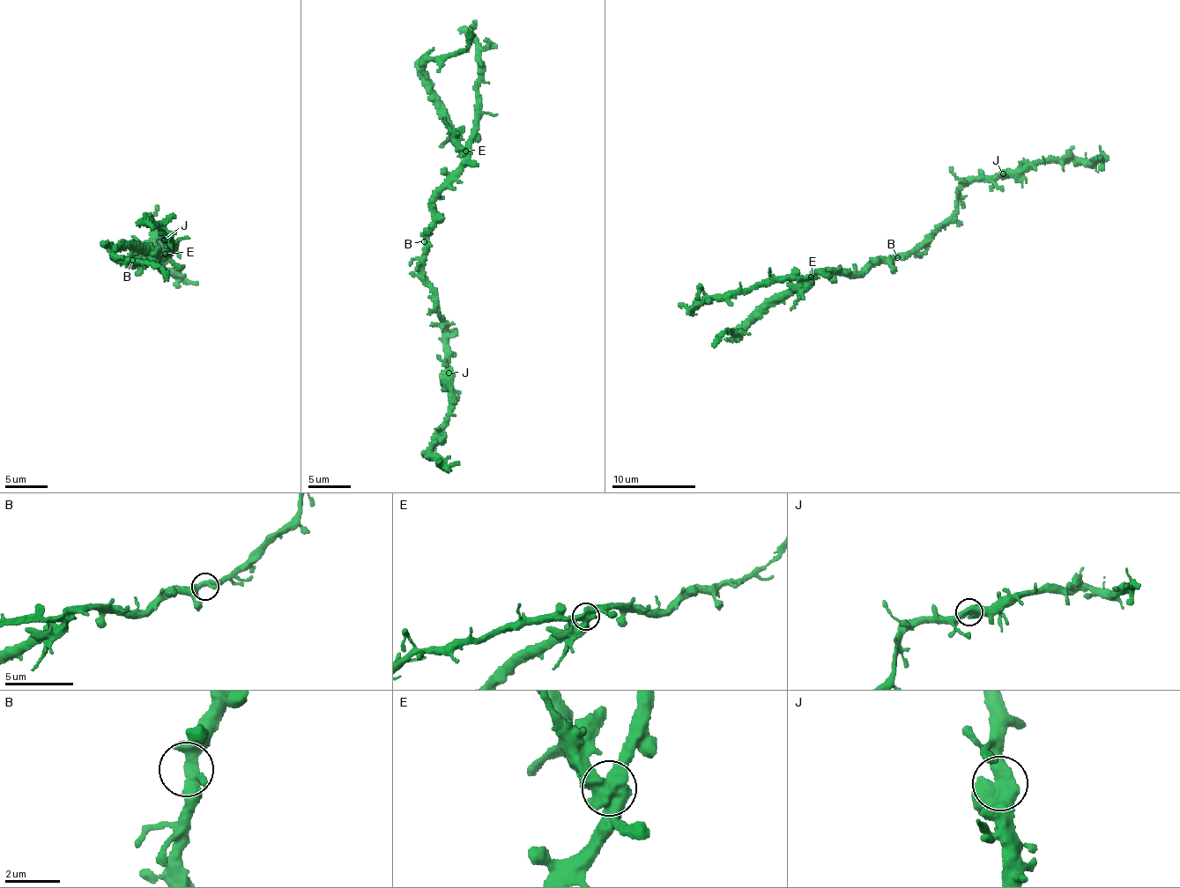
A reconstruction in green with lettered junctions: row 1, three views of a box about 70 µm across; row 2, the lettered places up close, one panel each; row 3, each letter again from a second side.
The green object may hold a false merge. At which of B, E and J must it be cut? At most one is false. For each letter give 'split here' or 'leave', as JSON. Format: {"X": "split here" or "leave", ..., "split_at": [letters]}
{"B": "leave", "E": "split here", "J": "leave", "split_at": ["E"]}

